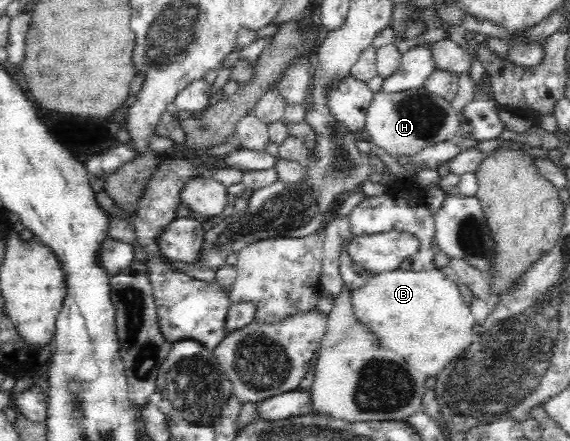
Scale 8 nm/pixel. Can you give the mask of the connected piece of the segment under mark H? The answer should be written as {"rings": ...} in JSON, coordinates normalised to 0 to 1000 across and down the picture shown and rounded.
{"rings":[[[737,200],[702,209],[668,204],[653,218],[639,290],[647,320],[688,354],[723,354],[749,331],[804,311],[805,268],[789,231],[770,213]]]}

